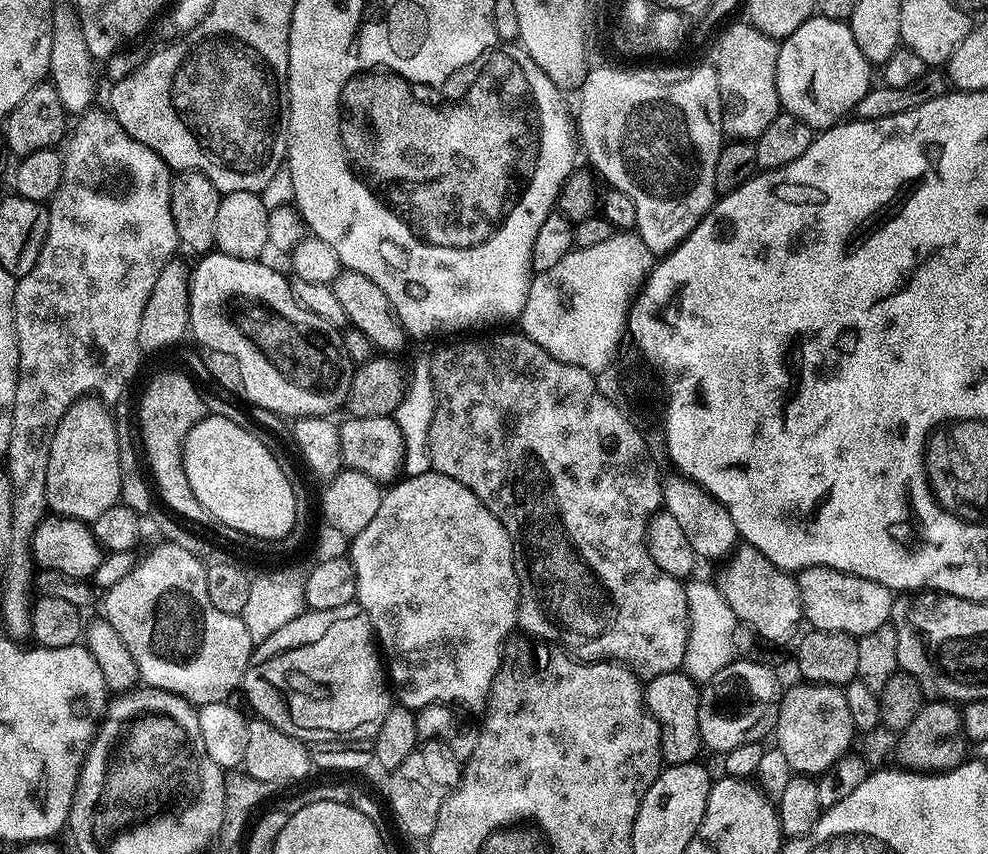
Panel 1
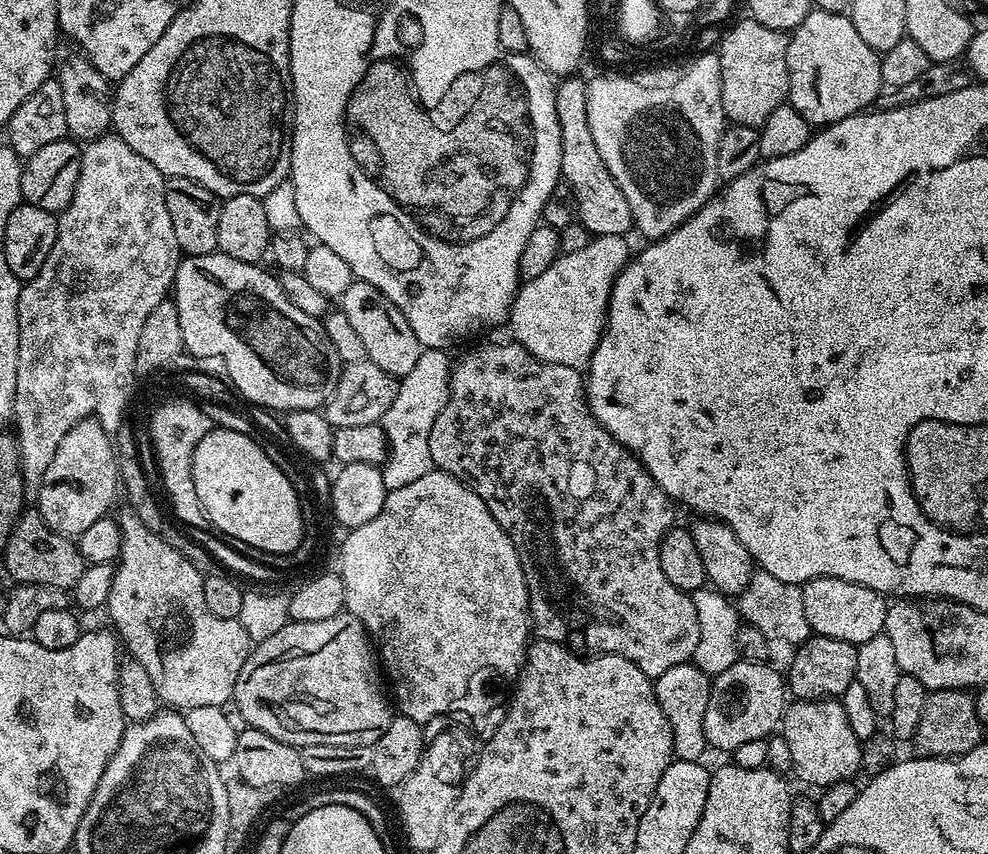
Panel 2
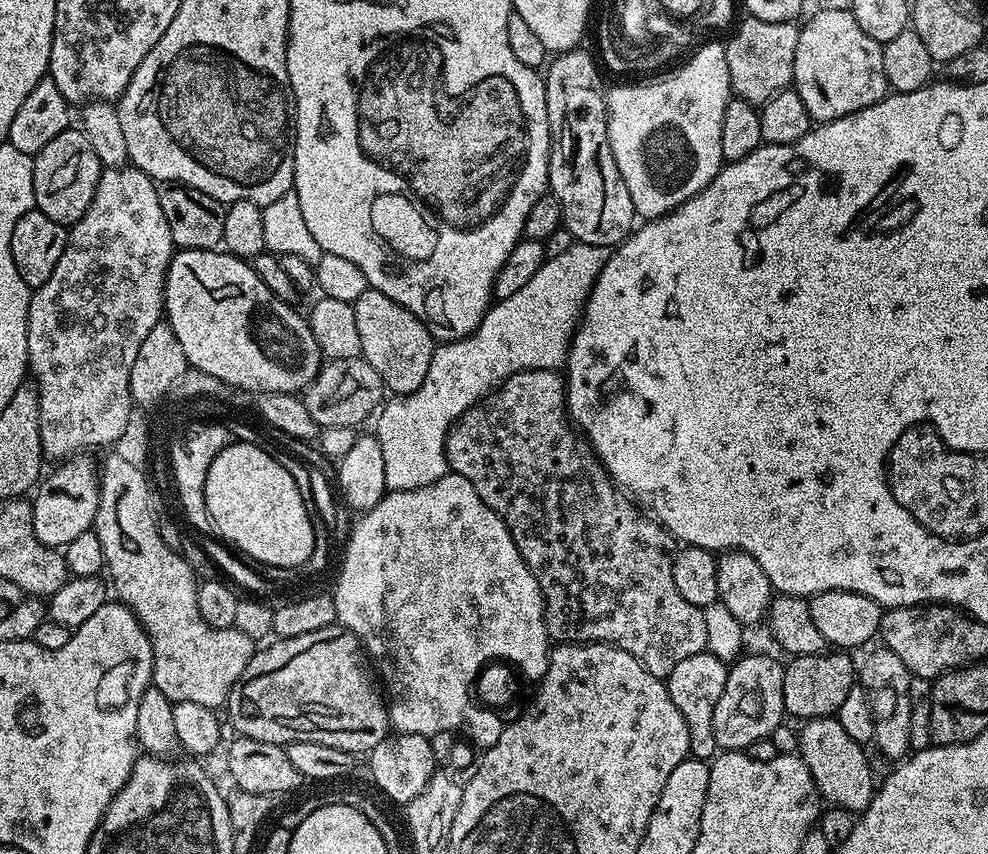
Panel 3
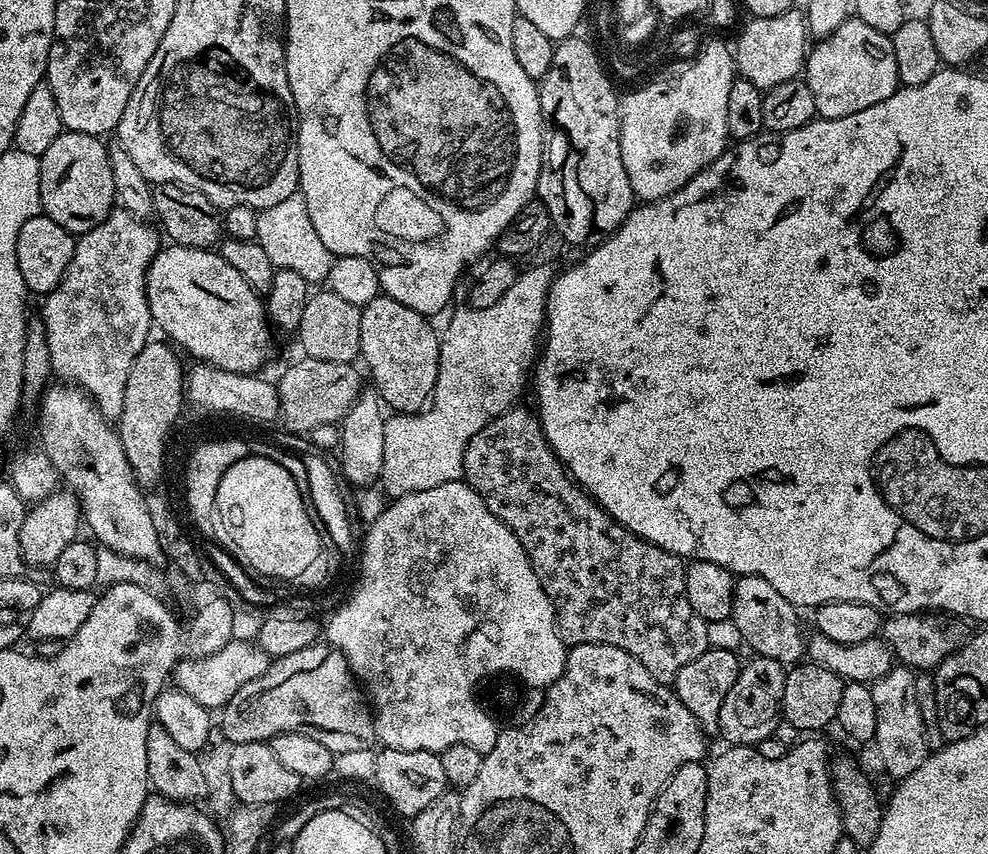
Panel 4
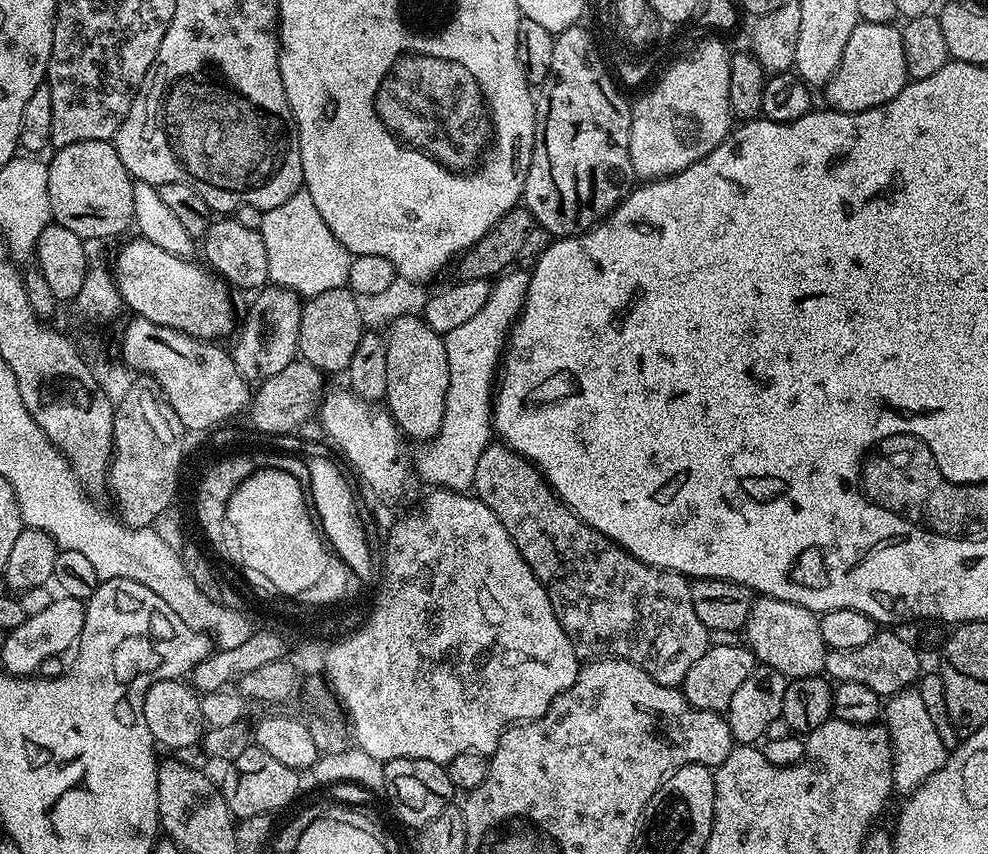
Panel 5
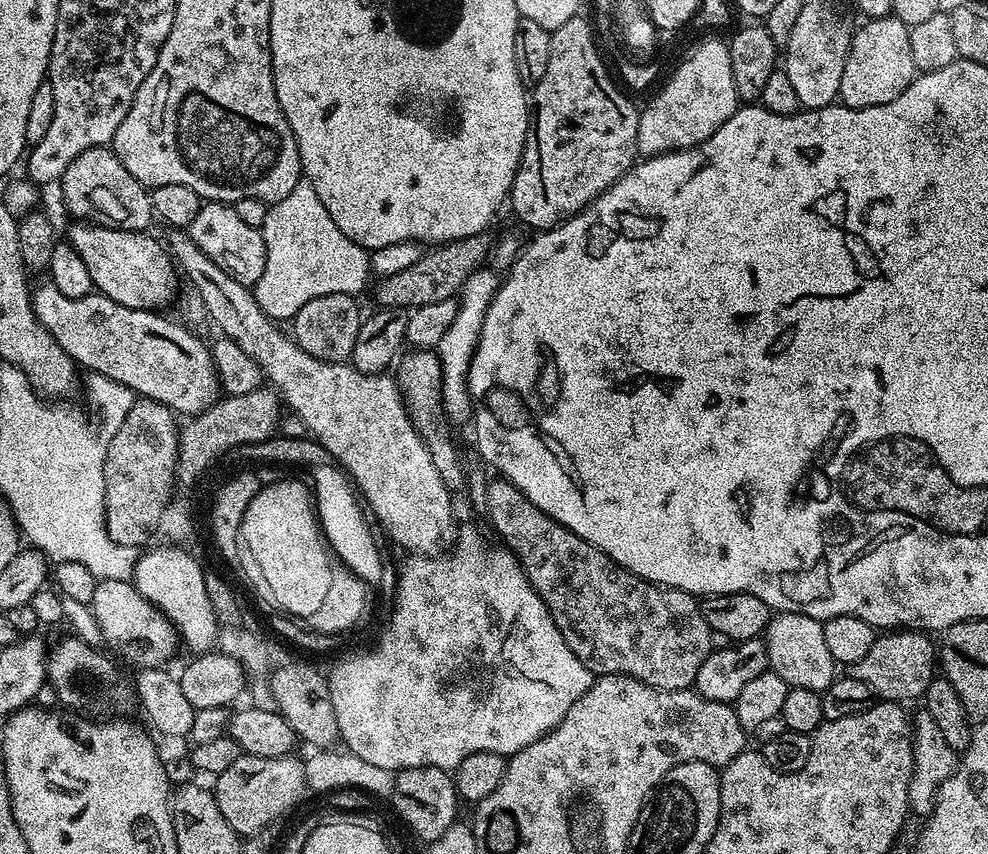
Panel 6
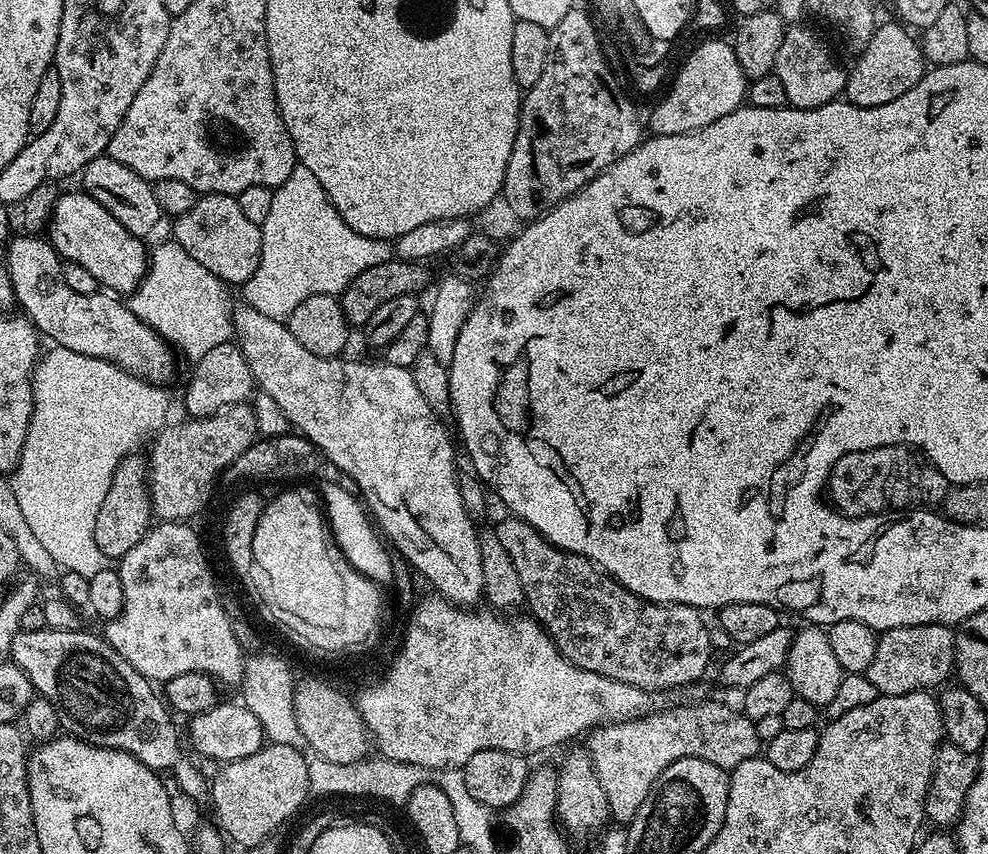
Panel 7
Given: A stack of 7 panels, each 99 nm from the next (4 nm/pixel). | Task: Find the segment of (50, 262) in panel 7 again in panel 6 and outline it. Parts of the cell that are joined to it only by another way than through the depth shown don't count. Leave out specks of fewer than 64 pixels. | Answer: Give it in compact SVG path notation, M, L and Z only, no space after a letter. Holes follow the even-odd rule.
M44 282L44 284L40 284L38 286L35 285L35 287L32 288L32 309L34 310L38 320L46 326L46 330L52 335L54 342L58 342L62 346L62 350L66 350L66 354L70 354L70 358L77 366L81 369L88 368L87 370L102 374L106 378L110 378L114 382L118 382L122 386L126 386L137 397L145 400L153 400L159 404L165 404L166 407L172 409L173 413L179 414L181 417L184 415L184 418L191 418L197 416L200 412L205 412L211 404L216 403L218 397L221 395L222 389L220 387L220 380L216 377L216 371L214 370L211 347L209 347L207 343L203 344L203 342L200 341L194 333L192 333L195 331L193 331L191 327L185 326L179 319L177 319L178 321L167 320L166 317L160 316L164 314L161 314L156 310L122 306L103 294L93 294L91 296L83 296L82 298L66 298L66 294L60 293L59 290L50 282Z

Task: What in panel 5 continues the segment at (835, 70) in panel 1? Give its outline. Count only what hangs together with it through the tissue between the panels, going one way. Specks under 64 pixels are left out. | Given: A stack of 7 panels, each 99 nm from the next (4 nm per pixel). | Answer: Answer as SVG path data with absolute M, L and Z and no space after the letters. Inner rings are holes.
M895 23L856 25L854 34L850 34L850 42L846 42L846 50L842 50L842 62L838 62L838 70L829 78L829 109L837 112L861 112L874 106L882 106L890 102L910 82L906 70L906 50L902 46L902 31Z

